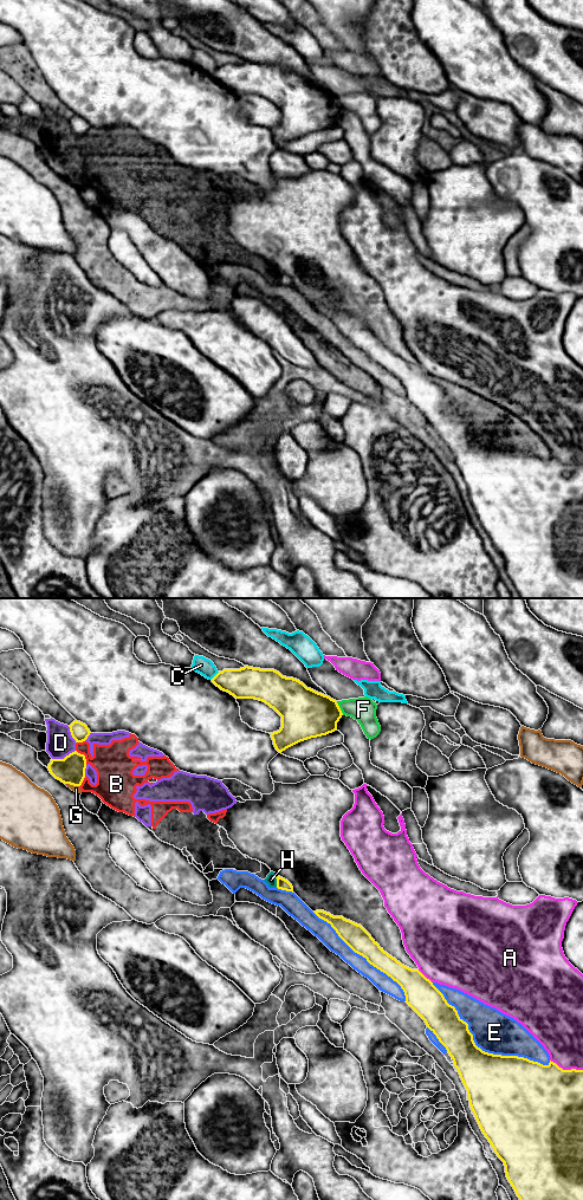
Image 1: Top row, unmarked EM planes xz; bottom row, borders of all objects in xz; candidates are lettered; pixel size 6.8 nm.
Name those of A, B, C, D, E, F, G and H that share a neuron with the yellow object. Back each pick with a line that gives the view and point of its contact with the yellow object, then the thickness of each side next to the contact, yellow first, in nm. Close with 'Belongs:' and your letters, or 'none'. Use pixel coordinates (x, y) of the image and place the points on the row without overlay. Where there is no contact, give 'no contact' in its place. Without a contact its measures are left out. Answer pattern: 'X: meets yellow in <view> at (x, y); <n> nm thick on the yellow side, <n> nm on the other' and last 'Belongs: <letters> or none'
Belongs: none

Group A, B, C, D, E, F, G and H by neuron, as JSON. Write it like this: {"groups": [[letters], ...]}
{"groups": [["A"], ["B", "D", "H"], ["C"], ["E"], ["F"], ["G"]]}

